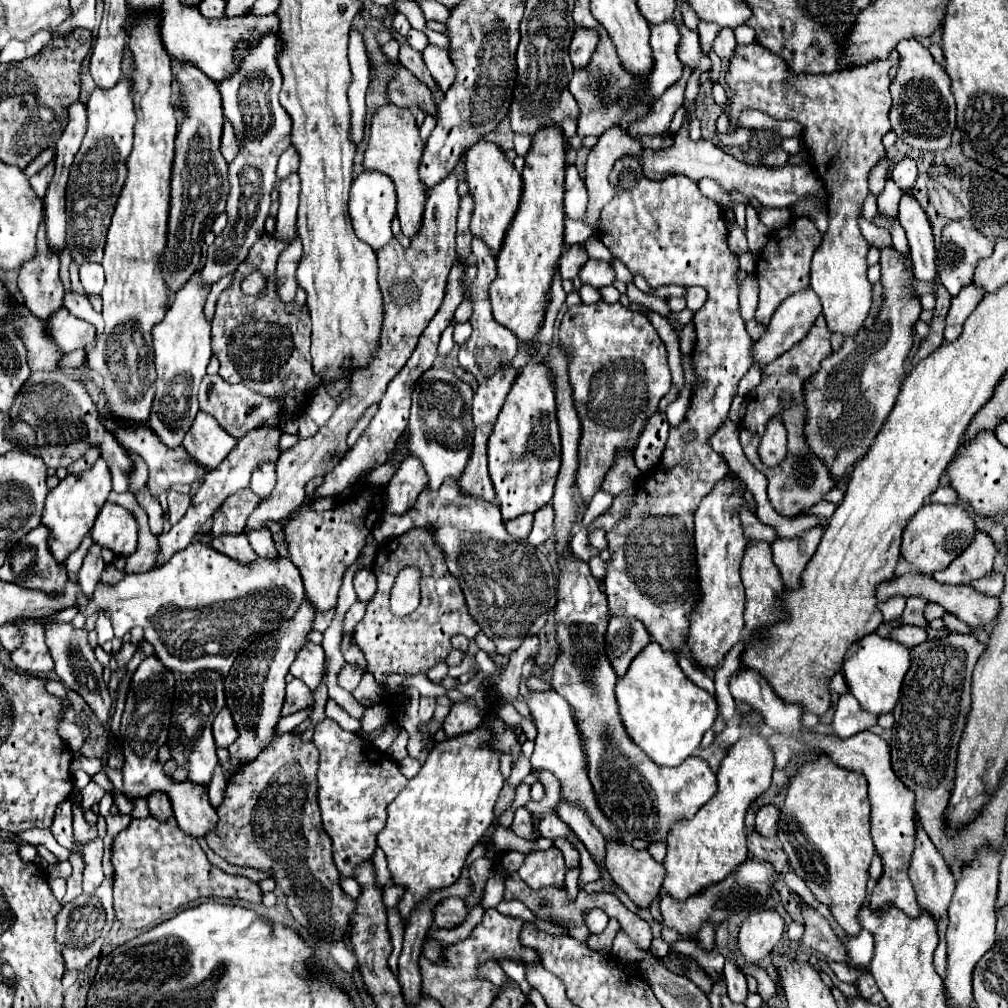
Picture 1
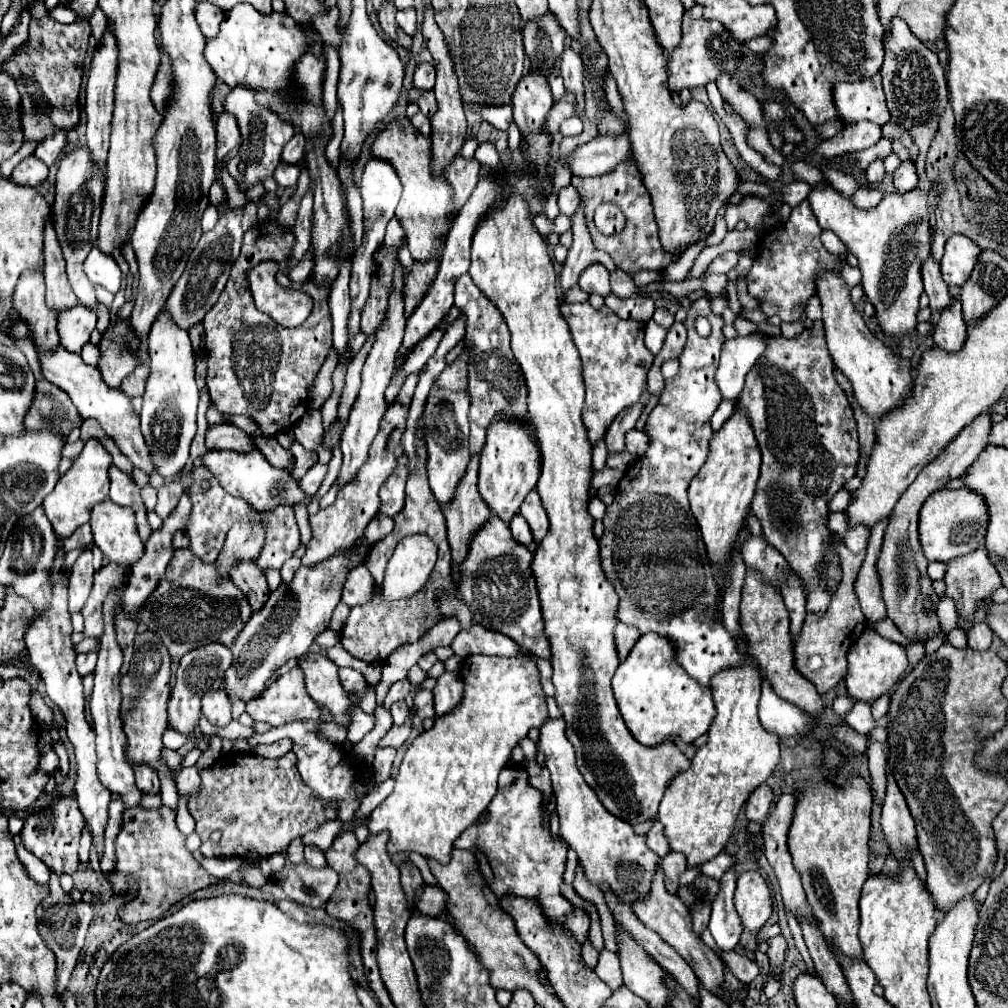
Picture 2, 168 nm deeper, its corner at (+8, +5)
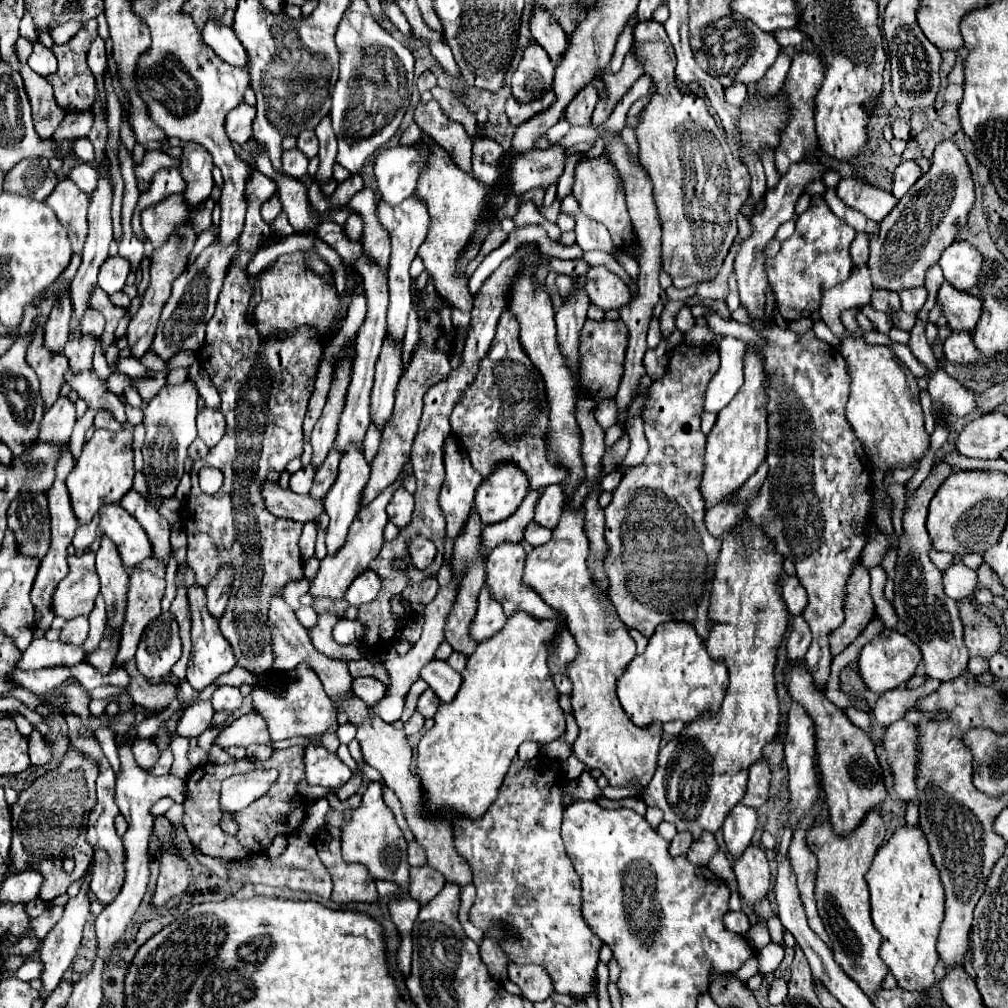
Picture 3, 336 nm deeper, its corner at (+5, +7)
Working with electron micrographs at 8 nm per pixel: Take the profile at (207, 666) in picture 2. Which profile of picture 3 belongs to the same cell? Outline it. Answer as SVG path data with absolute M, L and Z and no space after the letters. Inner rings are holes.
M191 585L187 589L187 598L193 619L193 629L191 629L193 653L191 653L189 667L187 667L187 681L191 683L191 687L195 691L203 691L219 675L229 673L237 661L233 657L233 651L229 649L229 643L225 641L225 637L221 637L221 631L217 629L217 621L213 621L213 617L209 617L209 613L205 613L205 589L199 585Z

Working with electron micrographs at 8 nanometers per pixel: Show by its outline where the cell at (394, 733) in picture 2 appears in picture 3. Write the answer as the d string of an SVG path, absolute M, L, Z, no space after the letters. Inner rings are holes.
M415 711L413 713L413 717L403 725L405 727L405 735L415 735L415 733L419 733L421 729L423 729L423 717L421 717L421 713L419 711Z

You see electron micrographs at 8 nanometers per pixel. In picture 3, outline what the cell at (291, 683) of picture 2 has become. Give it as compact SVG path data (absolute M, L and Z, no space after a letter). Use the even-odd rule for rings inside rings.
M297 665L295 669L289 669L281 675L271 675L267 683L263 679L263 687L259 683L253 689L251 697L253 697L255 711L267 721L271 741L283 741L289 737L311 737L311 735L323 735L323 733L335 733L337 731L337 709L333 707L333 703L325 695L317 673L313 673L313 669L309 665Z

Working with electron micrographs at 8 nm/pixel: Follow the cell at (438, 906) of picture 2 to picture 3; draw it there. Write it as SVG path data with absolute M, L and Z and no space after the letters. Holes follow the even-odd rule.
M411 867L409 871L409 895L419 901L419 905L427 905L437 893L441 893L441 889L445 887L445 877L429 867Z

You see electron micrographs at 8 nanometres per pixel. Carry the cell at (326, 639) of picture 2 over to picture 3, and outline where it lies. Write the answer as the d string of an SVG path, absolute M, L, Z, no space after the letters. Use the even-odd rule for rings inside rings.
M343 619L343 621L337 621L337 623L335 623L333 639L335 639L337 643L341 643L341 645L347 645L347 643L361 643L363 631L365 631L363 623Z

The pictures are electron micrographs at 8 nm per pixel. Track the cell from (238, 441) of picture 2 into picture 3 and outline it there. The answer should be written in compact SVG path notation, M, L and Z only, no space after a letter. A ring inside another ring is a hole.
M199 409L197 413L197 431L199 437L209 445L217 445L217 441L223 437L225 431L225 417L217 409Z

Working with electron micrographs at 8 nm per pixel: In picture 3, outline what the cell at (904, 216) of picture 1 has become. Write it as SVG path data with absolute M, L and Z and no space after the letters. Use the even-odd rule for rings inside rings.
M943 281L937 301L943 305L943 315L949 319L949 327L953 331L967 331L967 333L975 331L983 309L979 297L969 295L965 291L957 291L953 289L953 285Z

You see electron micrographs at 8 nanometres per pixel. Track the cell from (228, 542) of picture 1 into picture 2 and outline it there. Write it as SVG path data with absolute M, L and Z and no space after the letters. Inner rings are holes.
M246 561L246 563L234 565L230 575L232 575L234 583L238 587L242 587L242 591L248 595L250 607L254 611L258 611L258 607L262 607L262 603L266 603L266 599L270 595L270 589L268 589L262 569L254 561Z

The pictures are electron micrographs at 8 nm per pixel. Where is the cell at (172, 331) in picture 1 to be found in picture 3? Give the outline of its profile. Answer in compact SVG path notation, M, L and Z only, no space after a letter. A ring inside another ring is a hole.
M185 381L183 385L169 385L163 387L153 401L143 409L143 425L147 429L145 445L143 445L143 475L147 479L149 491L149 505L159 509L165 499L175 495L179 479L183 475L183 461L187 457L187 449L197 437L195 417L197 417L197 399L199 393L193 381Z

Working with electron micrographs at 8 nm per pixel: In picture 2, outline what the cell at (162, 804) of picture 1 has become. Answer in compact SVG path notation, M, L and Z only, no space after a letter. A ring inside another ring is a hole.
M136 767L134 773L136 773L136 787L144 795L160 793L160 779L158 779L158 775L154 771L150 771L150 767Z

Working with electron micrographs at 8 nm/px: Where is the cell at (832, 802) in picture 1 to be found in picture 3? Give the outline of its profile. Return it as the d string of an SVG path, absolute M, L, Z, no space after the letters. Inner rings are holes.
M875 809L869 811L861 827L855 829L855 833L849 837L837 837L829 821L815 825L809 831L809 847L813 849L815 857L819 857L819 871L815 881L817 909L831 939L835 963L863 989L867 997L875 997L883 989L883 979L889 973L889 967L879 957L881 933L873 925L869 889L863 879L877 849L885 841L885 831L887 827Z

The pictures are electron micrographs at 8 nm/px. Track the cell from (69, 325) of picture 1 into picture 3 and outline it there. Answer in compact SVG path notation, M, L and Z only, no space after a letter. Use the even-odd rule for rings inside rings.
M89 309L89 313L85 313L85 321L81 323L81 327L83 327L87 333L97 333L97 335L101 335L101 333L103 333L103 327L105 327L105 319L103 319L101 313L97 313L95 309Z

